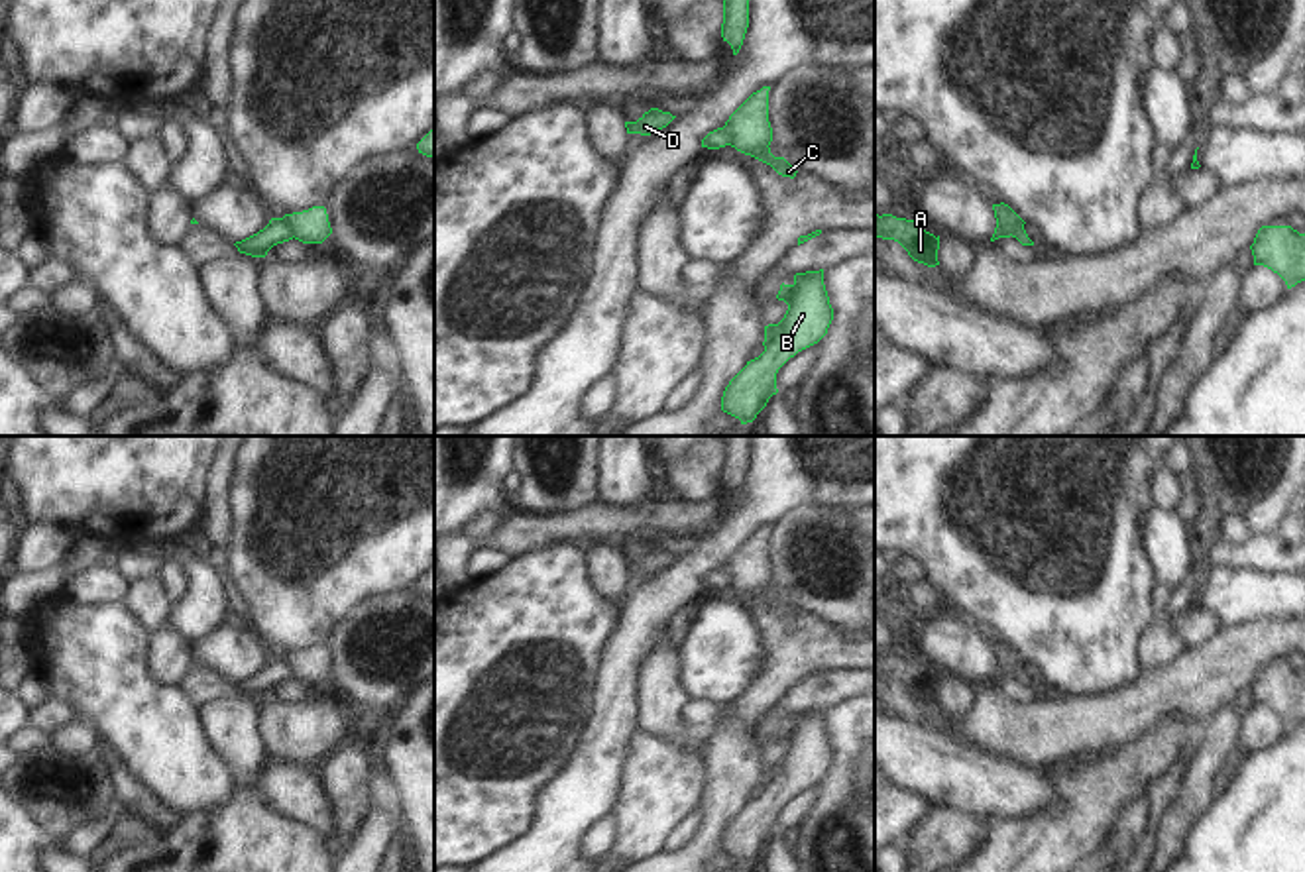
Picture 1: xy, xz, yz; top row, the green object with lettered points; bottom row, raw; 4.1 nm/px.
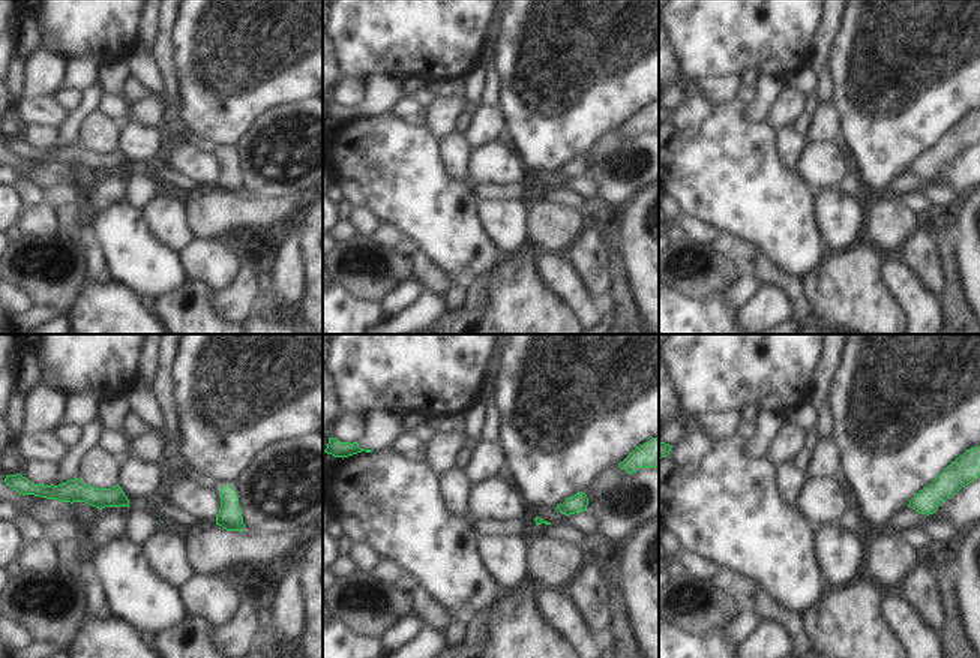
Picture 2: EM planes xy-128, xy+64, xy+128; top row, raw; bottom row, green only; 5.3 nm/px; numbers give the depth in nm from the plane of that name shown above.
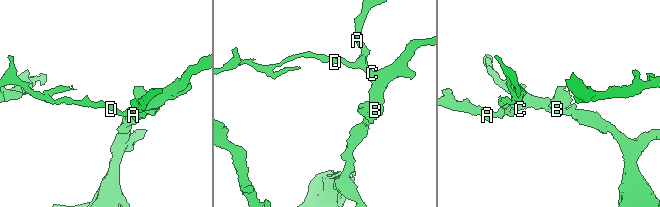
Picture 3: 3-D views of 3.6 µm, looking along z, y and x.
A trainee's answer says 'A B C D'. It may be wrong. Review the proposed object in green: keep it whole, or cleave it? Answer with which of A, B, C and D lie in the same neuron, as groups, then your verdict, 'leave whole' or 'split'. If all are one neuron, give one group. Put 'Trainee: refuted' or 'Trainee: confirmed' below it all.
groups A B C / D; split
Trainee: refuted

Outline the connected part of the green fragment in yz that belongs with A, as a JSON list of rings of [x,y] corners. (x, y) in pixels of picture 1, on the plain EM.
[[[875,654],[875,678],[898,681],[908,695],[928,707],[939,705],[939,676],[926,672],[916,660],[896,658],[892,654]]]

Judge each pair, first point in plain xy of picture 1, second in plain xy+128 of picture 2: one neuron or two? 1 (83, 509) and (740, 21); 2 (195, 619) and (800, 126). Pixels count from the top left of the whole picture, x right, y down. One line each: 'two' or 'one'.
1: one
2: two

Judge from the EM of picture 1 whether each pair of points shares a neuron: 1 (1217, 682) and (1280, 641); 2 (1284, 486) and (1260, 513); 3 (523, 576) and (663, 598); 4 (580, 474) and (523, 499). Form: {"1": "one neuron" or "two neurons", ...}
{"1": "one neuron", "2": "one neuron", "3": "two neurons", "4": "one neuron"}

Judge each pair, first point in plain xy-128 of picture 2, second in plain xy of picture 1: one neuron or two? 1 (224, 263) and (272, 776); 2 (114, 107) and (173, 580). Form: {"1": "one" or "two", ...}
{"1": "one", "2": "one"}

